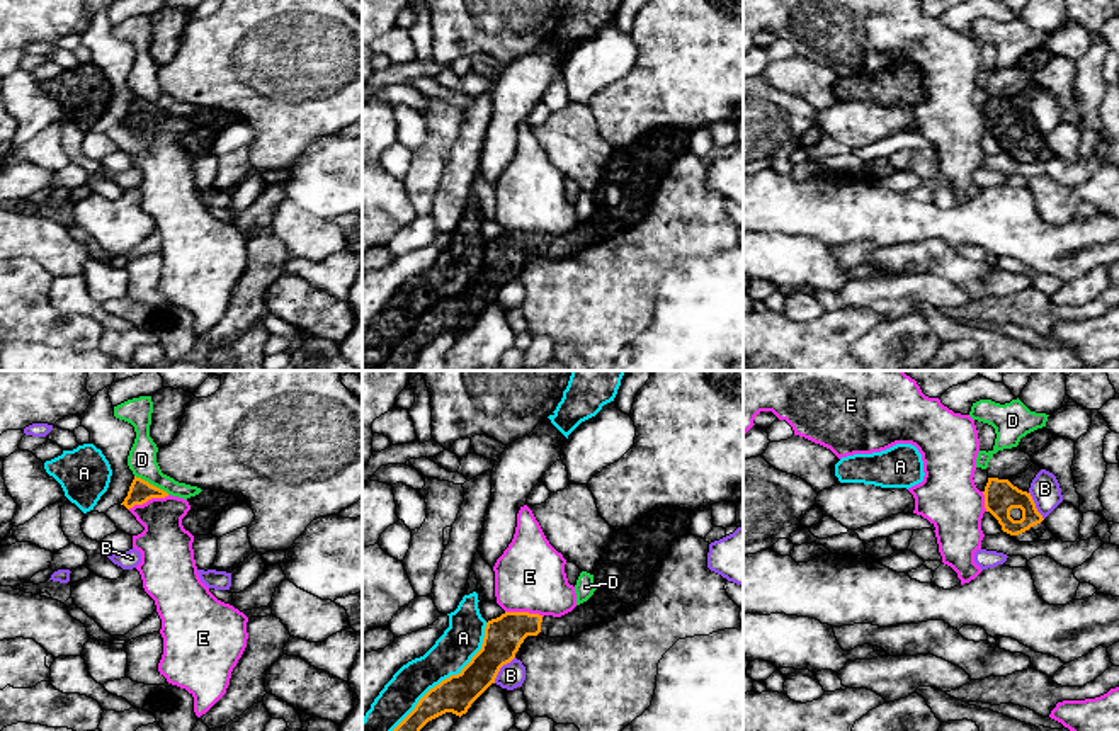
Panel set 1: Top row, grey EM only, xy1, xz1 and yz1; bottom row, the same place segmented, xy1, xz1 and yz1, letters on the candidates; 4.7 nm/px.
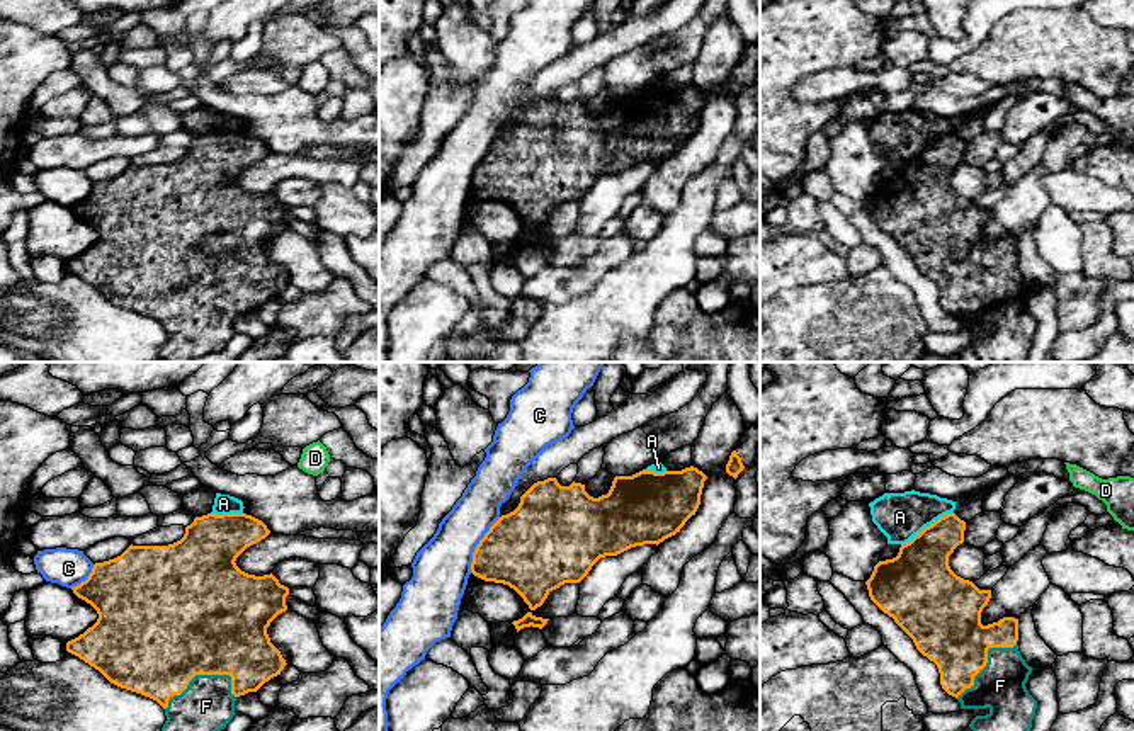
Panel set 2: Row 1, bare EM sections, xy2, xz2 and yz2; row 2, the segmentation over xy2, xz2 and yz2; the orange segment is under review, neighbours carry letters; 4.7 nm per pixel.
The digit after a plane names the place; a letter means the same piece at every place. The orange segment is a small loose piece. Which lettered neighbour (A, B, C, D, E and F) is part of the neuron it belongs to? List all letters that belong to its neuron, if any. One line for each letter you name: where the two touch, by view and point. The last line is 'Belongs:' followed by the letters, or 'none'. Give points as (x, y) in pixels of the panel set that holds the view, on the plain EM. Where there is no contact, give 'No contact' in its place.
F: Touches orange at xy2 (194, 294)
Belongs: F

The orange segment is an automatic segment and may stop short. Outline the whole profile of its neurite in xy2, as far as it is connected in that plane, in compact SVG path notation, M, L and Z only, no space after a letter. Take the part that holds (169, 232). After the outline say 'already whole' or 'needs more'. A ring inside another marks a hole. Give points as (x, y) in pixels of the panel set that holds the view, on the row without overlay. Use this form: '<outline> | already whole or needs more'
M207 133L202 136L196 136L194 141L185 146L184 156L173 163L168 163L168 165L133 165L131 163L121 175L104 182L95 182L88 197L71 207L78 218L85 219L97 230L99 238L83 253L68 260L66 270L78 275L95 289L99 289L111 303L156 320L165 328L165 335L167 335L167 340L160 350L163 362L190 362L192 359L199 359L207 354L219 352L236 333L235 320L240 314L245 314L248 311L257 311L265 301L281 294L281 291L287 284L281 270L270 262L267 246L279 233L287 230L286 216L289 214L289 207L281 204L272 192L264 196L248 194L241 190L235 182L236 177L247 167L260 162L269 153L270 150L267 148L267 144L252 134Z | needs more

